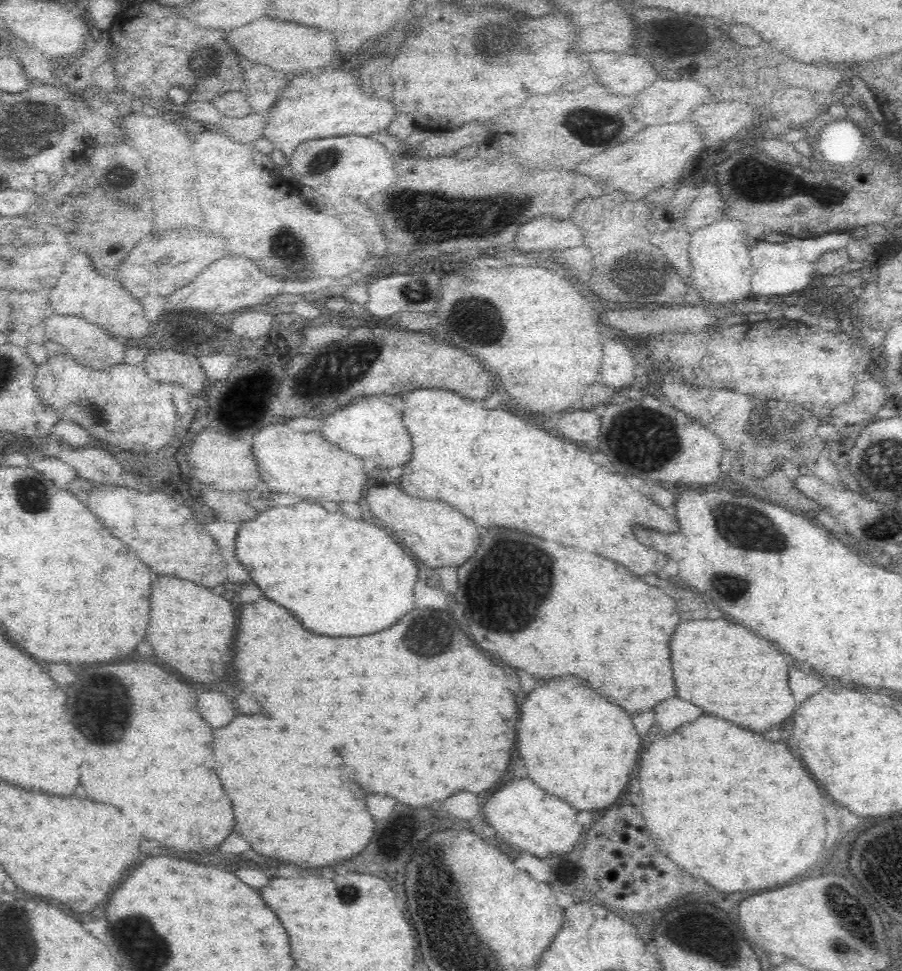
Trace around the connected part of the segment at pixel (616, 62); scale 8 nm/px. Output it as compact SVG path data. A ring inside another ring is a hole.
M592 52L586 54L592 70L600 74L600 82L614 94L638 94L658 80L658 70L644 56L616 54L616 52Z

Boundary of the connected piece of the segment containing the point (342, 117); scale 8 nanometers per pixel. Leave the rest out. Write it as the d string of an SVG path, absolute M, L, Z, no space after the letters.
M322 68L312 72L298 72L292 78L290 86L280 94L274 104L272 118L266 126L266 138L272 140L274 148L282 150L286 157L294 154L294 148L310 138L328 138L328 136L346 136L362 134L370 136L388 124L396 116L396 107L392 100L380 100L368 96L358 82L359 76L352 70L358 68Z

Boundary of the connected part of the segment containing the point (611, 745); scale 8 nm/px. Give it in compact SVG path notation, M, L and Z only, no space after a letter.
M562 676L544 680L534 692L524 698L518 722L518 750L526 762L530 778L546 792L566 800L576 810L596 812L617 802L624 792L630 774L638 762L640 736L630 720L630 714L608 702L598 692L586 686L580 678Z

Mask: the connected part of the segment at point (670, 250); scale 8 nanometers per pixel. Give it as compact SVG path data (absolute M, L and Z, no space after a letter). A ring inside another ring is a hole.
M670 228L660 242L660 248L664 256L674 264L680 276L690 276L692 266L690 266L690 256L688 256L688 244L690 244L690 234L686 228Z

